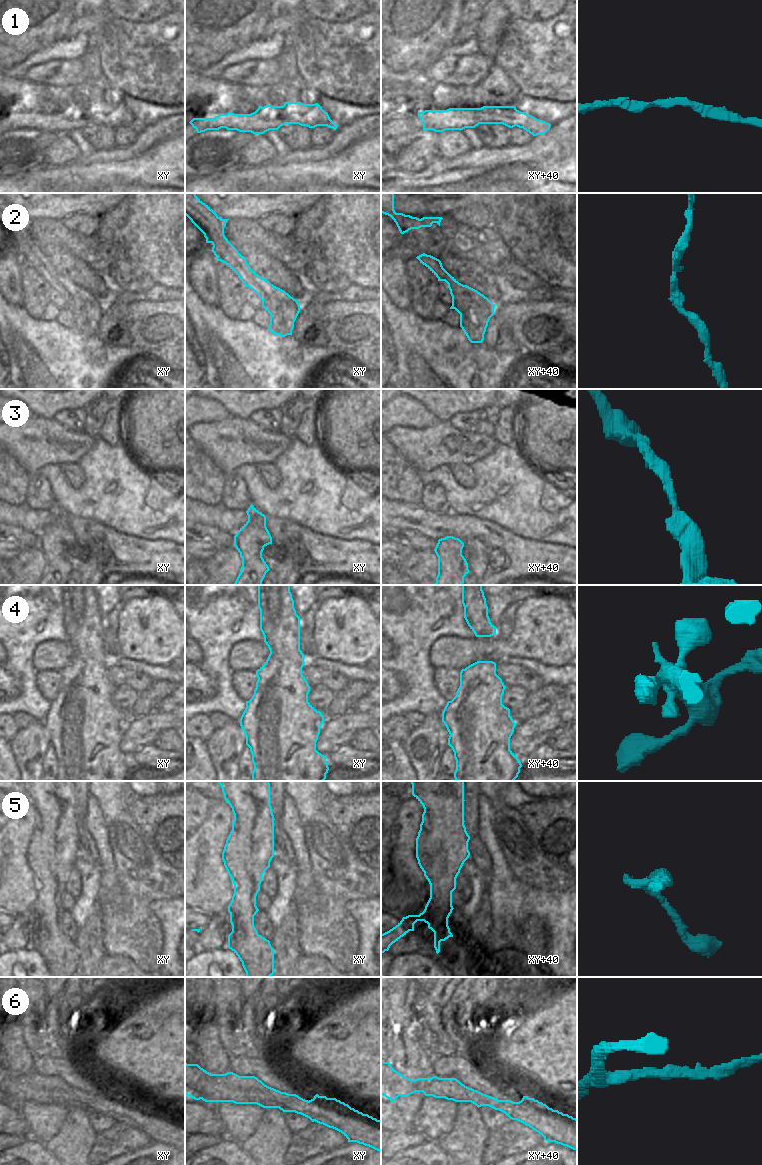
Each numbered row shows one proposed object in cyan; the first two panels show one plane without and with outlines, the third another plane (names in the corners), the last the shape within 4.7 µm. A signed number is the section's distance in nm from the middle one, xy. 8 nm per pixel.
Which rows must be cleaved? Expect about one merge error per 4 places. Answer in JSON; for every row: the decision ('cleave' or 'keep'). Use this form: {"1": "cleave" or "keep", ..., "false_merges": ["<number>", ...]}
{"1": "keep", "2": "keep", "3": "keep", "4": "keep", "5": "cleave", "6": "keep", "false_merges": ["5"]}

